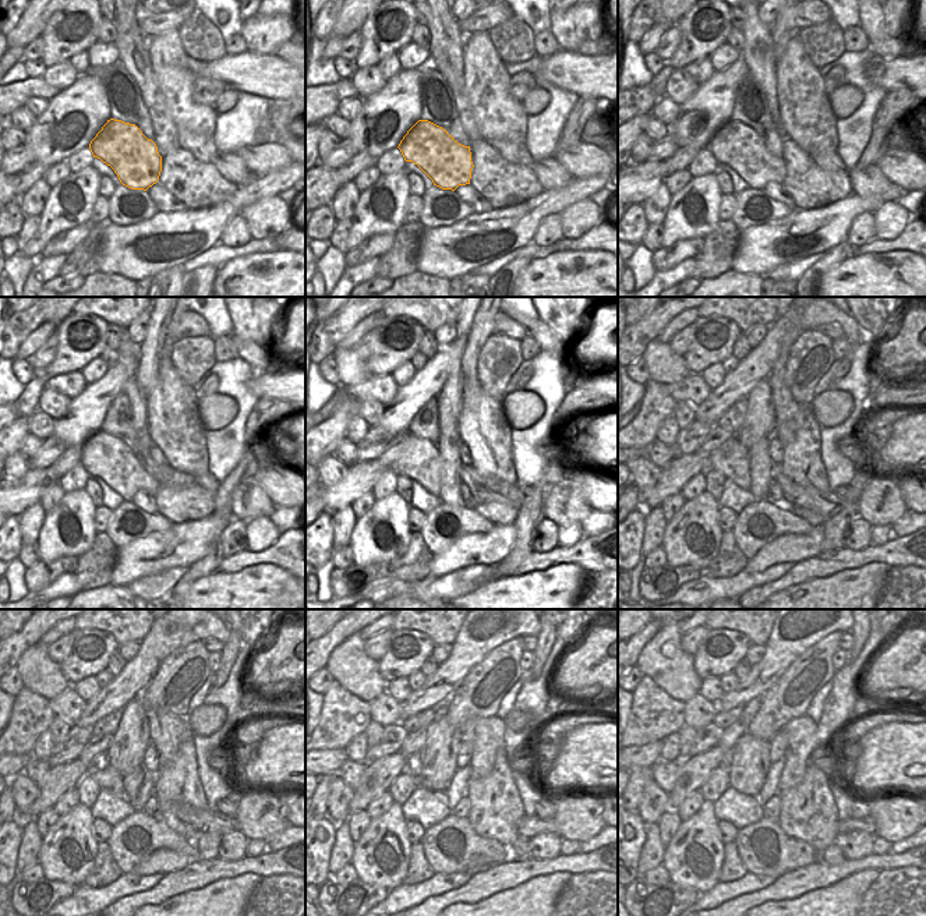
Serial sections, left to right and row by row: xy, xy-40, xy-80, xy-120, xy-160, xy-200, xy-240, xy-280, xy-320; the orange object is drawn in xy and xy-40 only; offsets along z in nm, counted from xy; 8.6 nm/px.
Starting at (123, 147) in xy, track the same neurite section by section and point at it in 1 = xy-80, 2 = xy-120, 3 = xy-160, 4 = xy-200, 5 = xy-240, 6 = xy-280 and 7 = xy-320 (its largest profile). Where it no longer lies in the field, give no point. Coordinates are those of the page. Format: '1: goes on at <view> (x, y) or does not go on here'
1: goes on at xy-80 (738, 145)
2: goes on at xy-120 (105, 456)
3: goes on at xy-160 (419, 459)
4: goes on at xy-200 (731, 459)
5: goes on at xy-240 (106, 777)
6: goes on at xy-280 (462, 809)
7: goes on at xy-320 (771, 809)

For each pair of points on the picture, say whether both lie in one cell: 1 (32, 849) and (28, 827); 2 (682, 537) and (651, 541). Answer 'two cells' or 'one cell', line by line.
1: one cell
2: two cells

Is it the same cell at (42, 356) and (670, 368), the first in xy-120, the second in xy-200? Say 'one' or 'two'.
two

